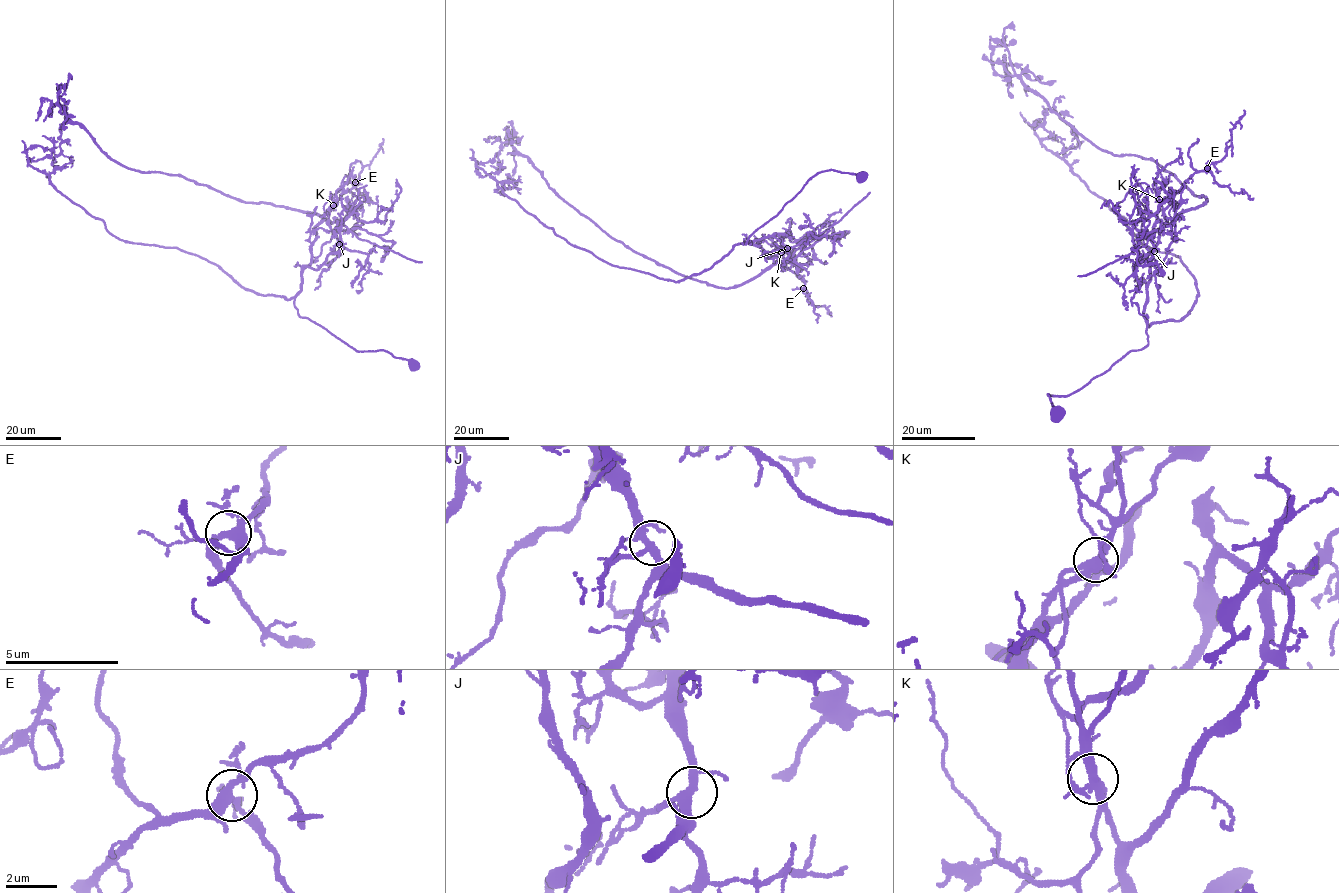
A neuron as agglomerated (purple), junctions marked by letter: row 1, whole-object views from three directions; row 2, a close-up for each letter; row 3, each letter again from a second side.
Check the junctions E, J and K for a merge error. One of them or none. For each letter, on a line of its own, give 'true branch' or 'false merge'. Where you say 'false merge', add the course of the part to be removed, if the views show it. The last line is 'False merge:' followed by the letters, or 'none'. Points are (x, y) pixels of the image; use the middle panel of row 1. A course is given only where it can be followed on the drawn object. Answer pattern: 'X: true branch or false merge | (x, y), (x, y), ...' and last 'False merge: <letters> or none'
E: true branch
J: true branch
K: false merge | (781, 252), (766, 257), (746, 241), (677, 281), (612, 266), (476, 171), (501, 167), (490, 165)
False merge: K

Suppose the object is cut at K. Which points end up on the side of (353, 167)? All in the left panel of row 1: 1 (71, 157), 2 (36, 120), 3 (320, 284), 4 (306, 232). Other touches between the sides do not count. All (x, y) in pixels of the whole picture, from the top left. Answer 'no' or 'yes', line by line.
1: yes
2: no
3: no
4: yes

